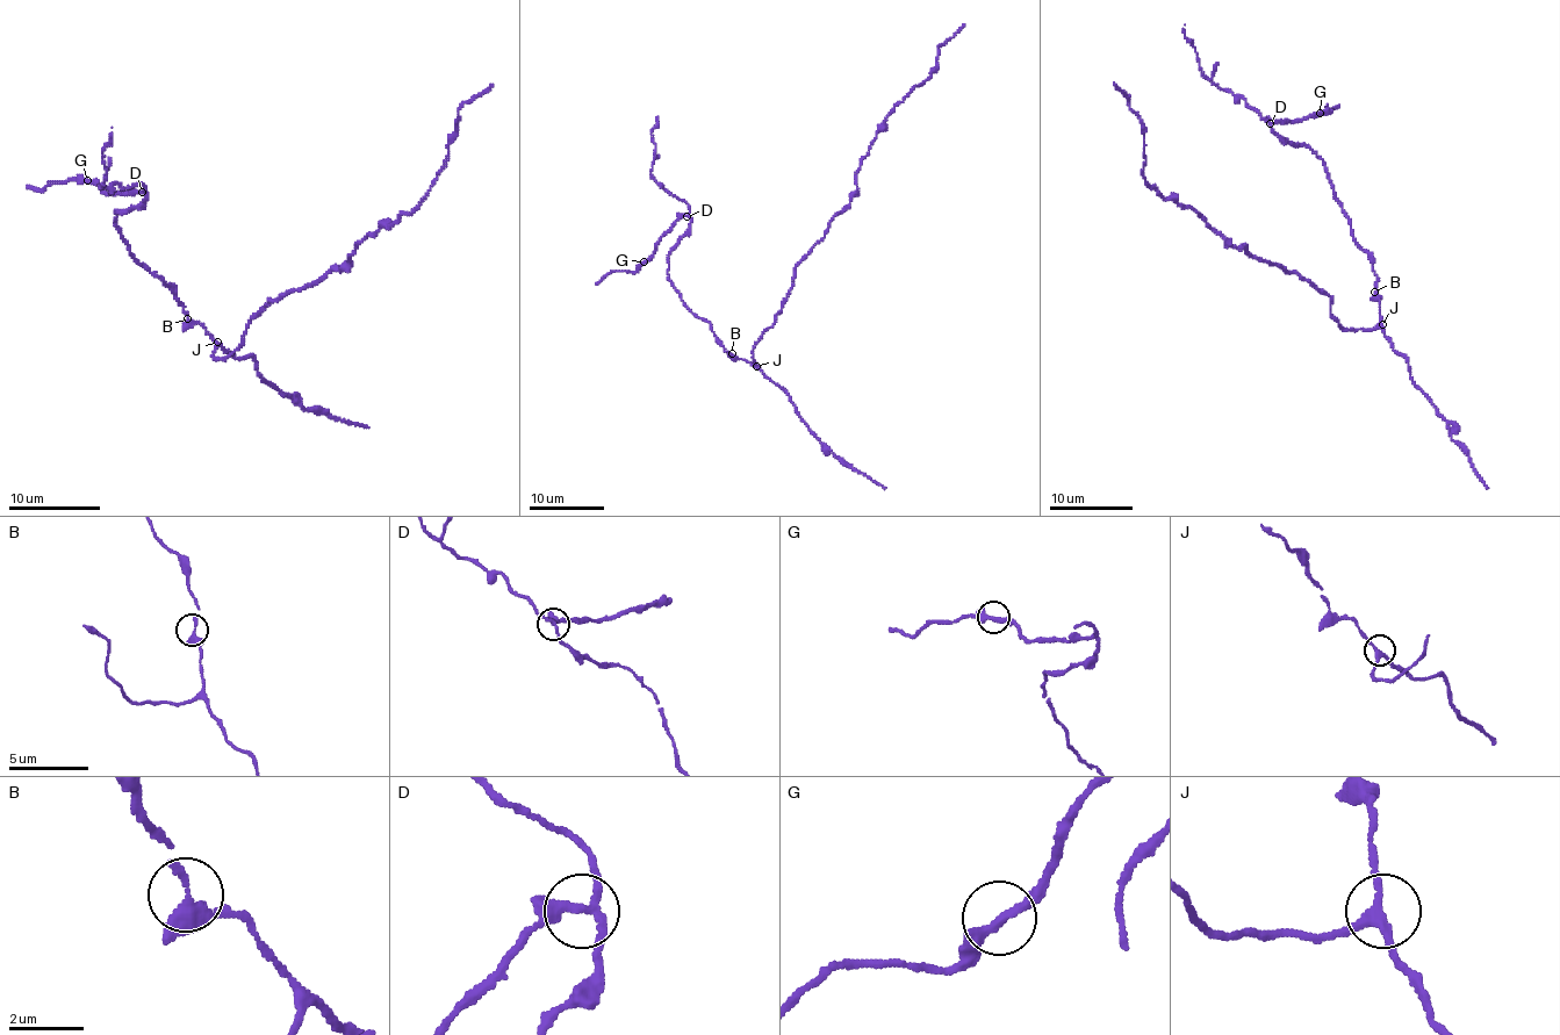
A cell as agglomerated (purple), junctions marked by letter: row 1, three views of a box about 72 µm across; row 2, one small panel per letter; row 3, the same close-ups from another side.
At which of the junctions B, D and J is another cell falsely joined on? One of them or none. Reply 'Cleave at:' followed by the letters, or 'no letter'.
Cleave at: D

